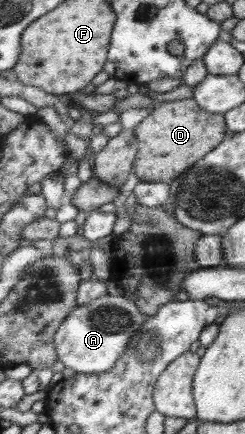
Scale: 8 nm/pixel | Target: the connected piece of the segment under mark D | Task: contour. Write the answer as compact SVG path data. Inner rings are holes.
M194 98L159 103L133 130L139 139L134 173L144 182L167 184L214 150L226 137L224 115L204 111Z

